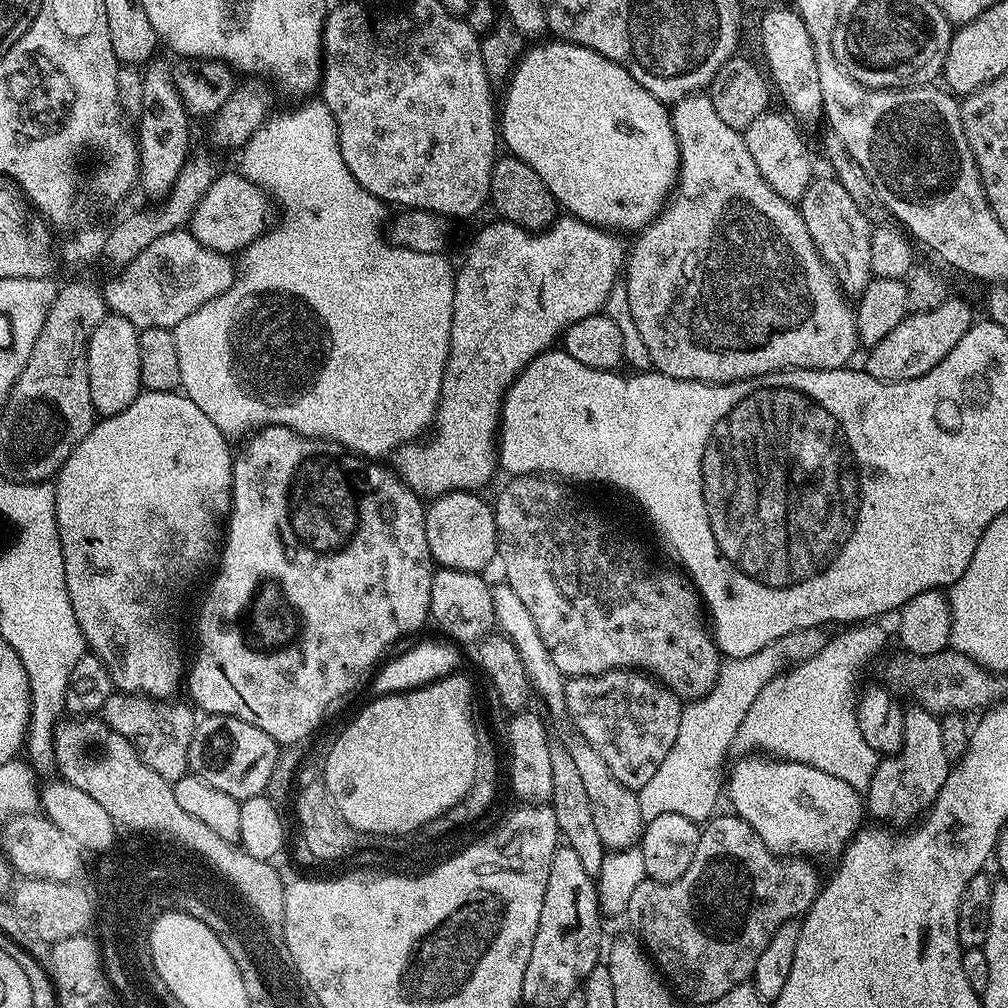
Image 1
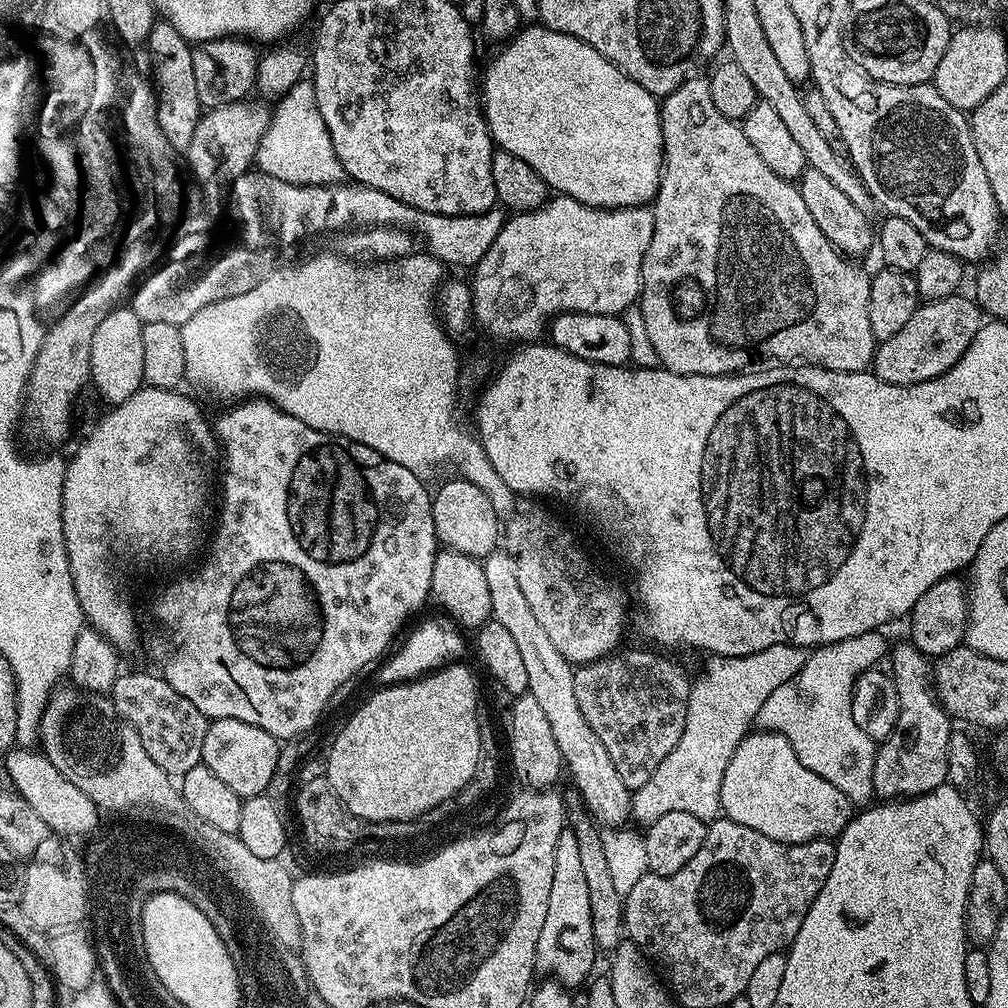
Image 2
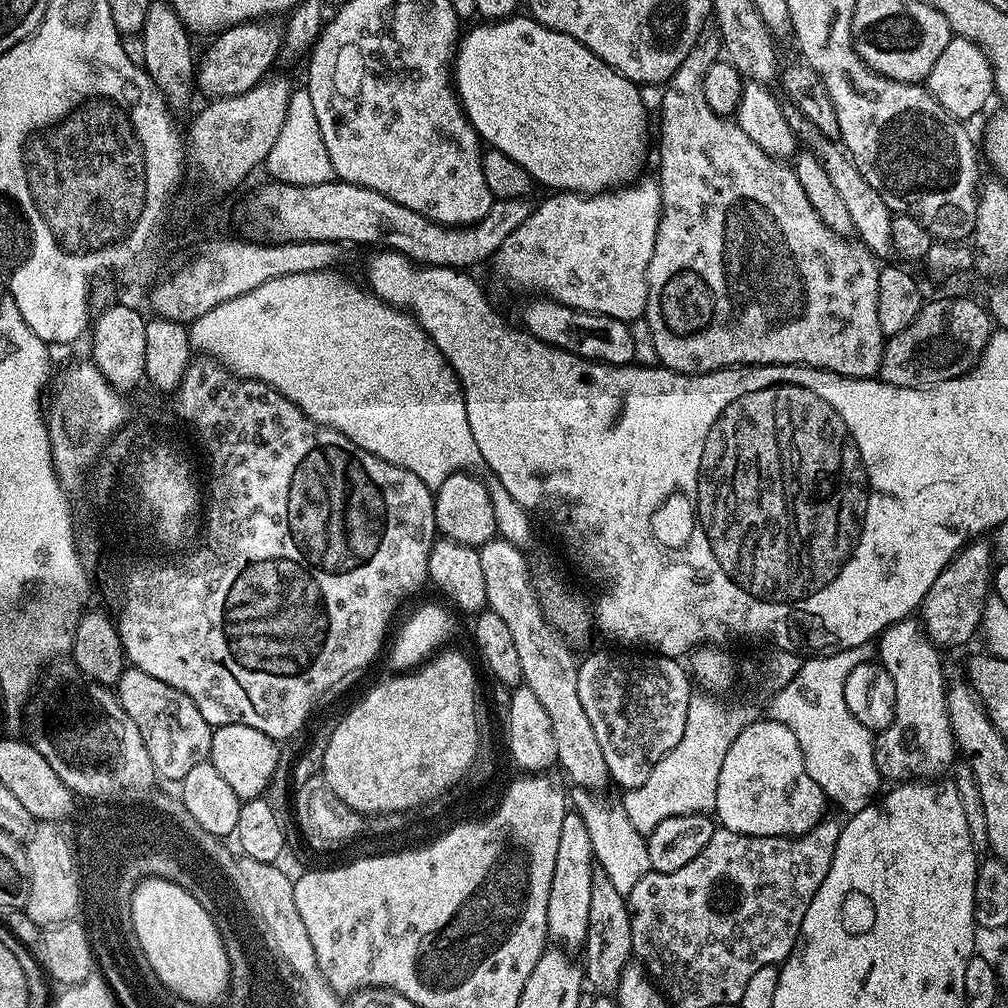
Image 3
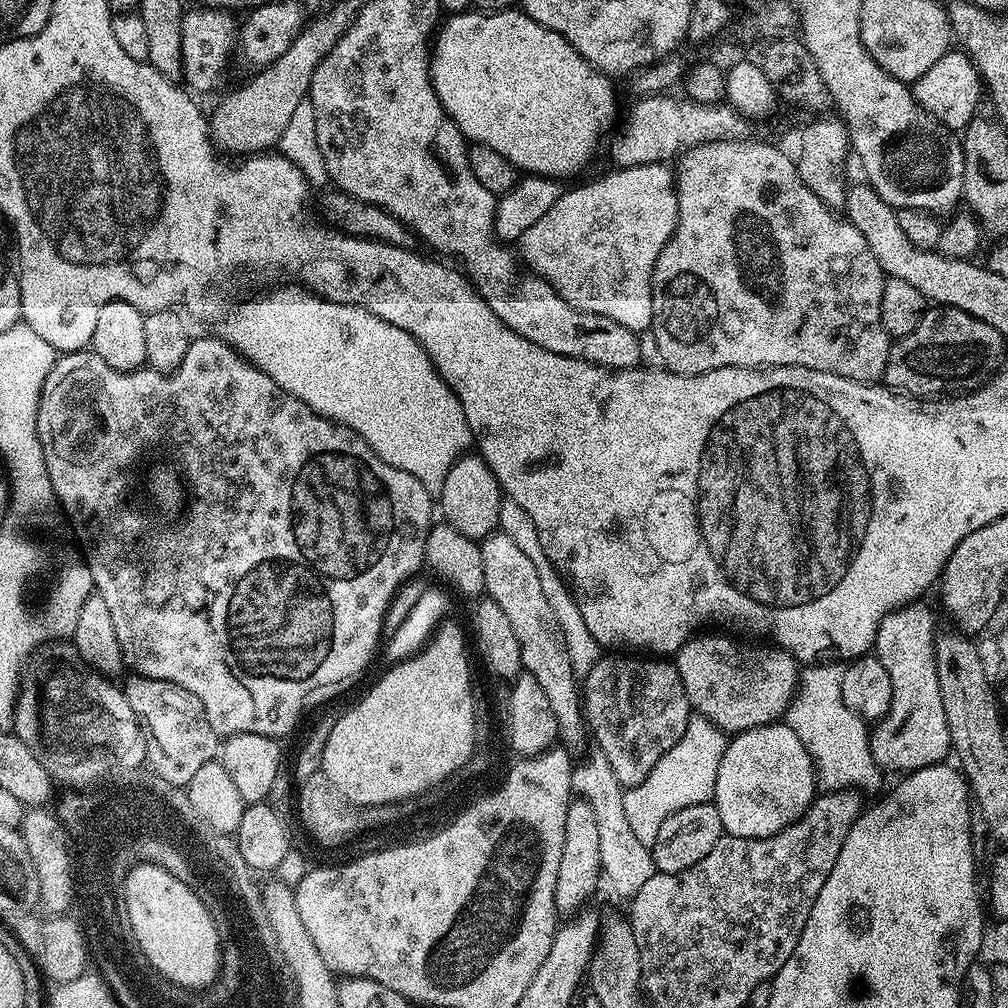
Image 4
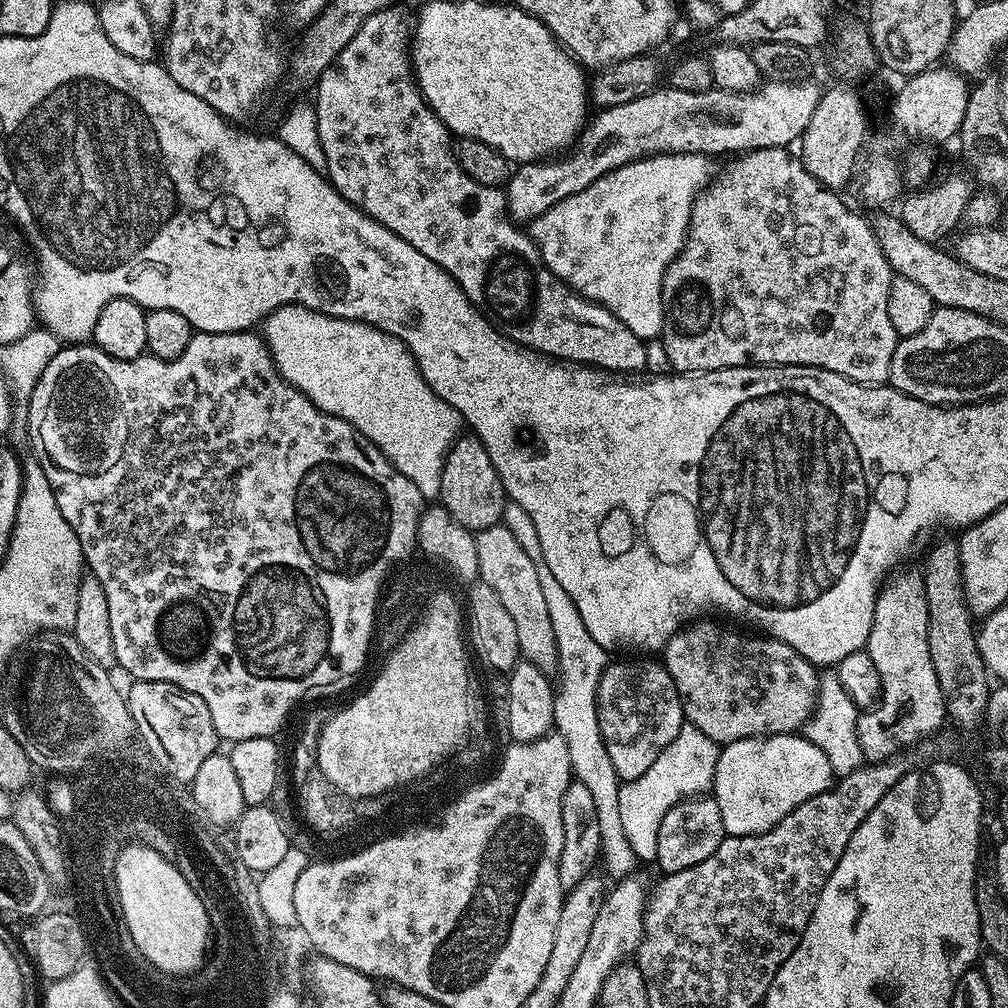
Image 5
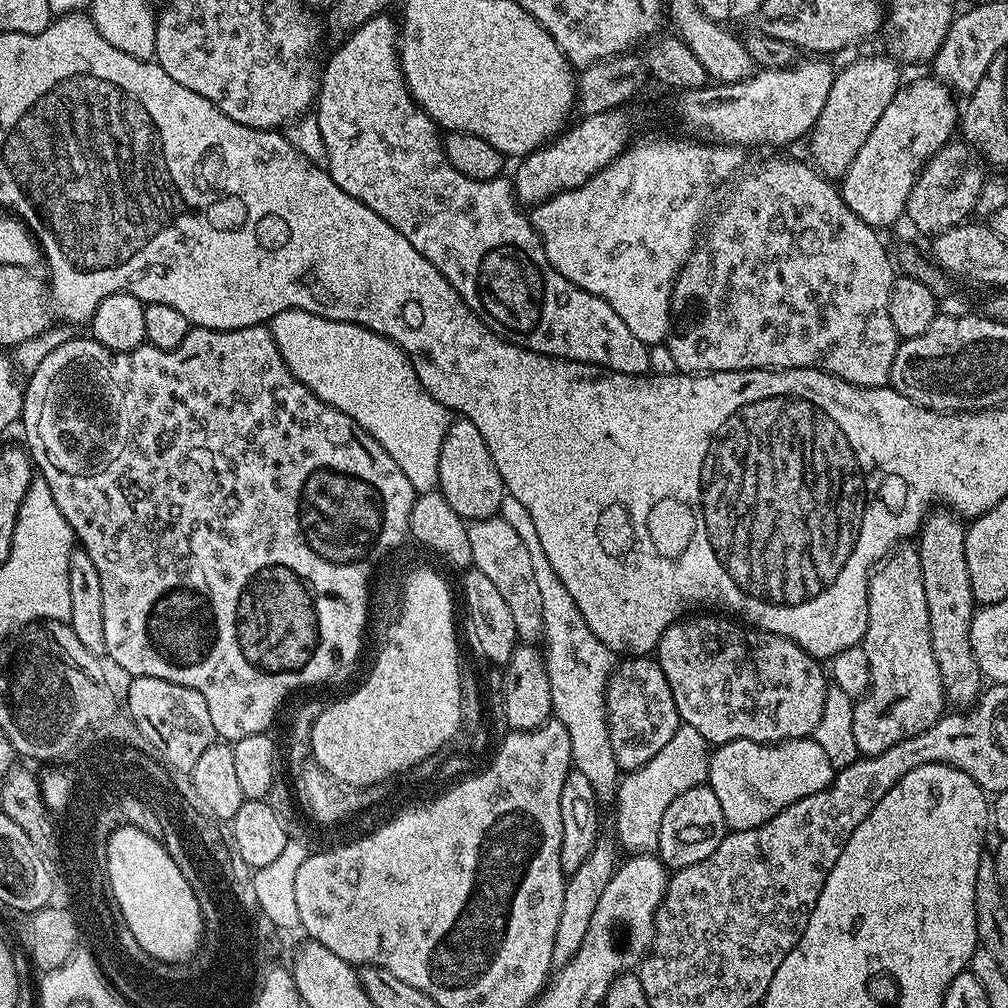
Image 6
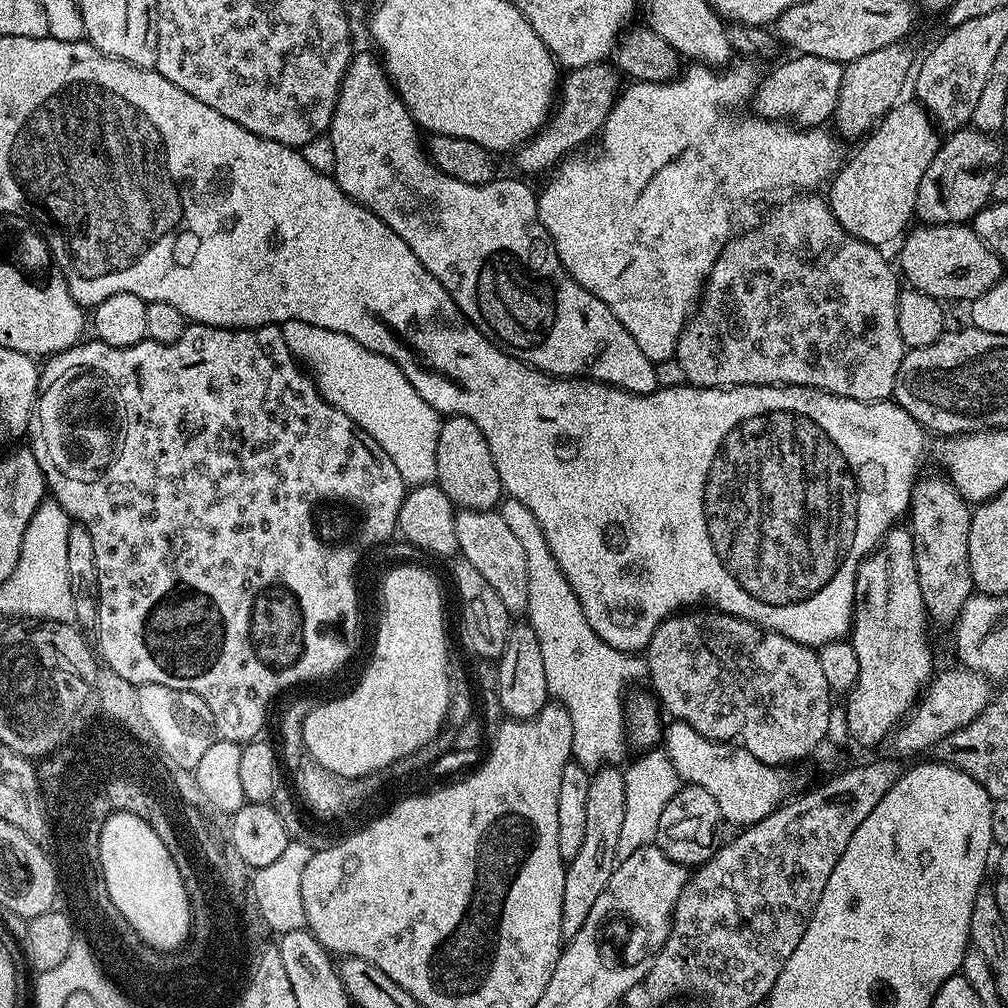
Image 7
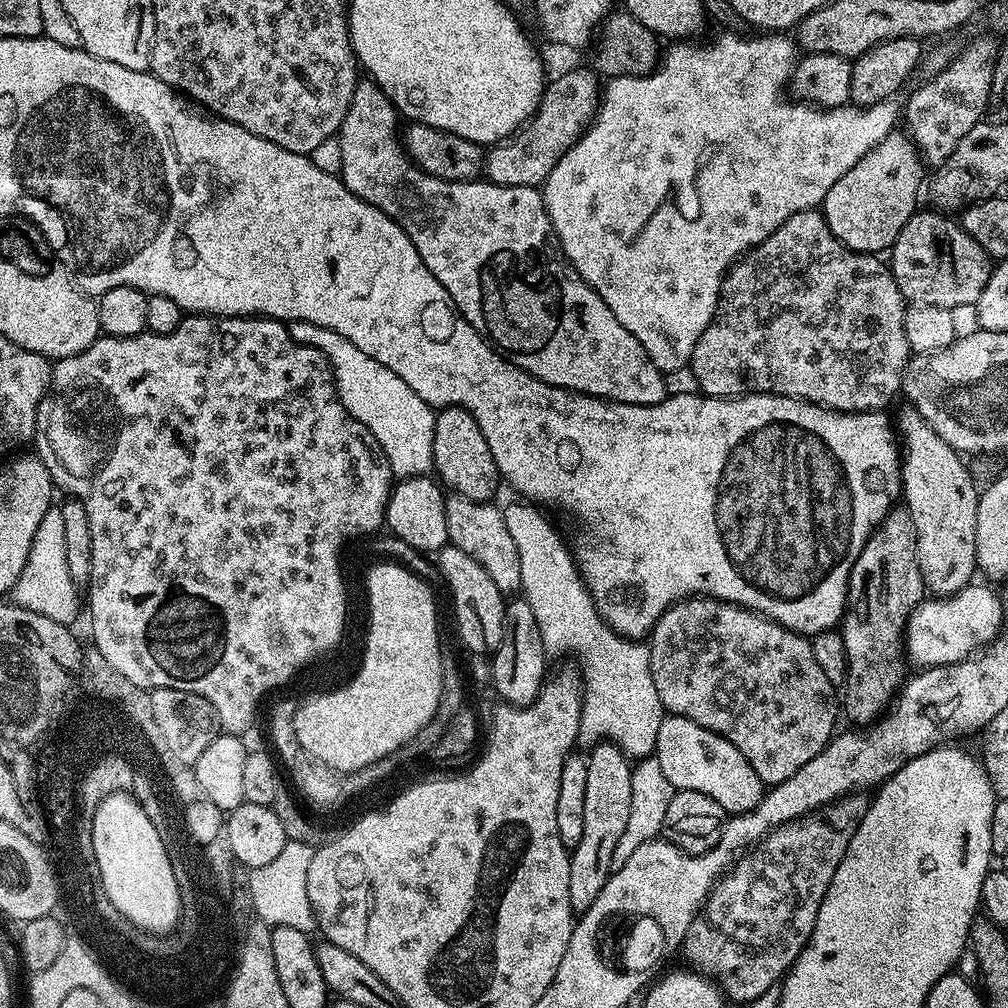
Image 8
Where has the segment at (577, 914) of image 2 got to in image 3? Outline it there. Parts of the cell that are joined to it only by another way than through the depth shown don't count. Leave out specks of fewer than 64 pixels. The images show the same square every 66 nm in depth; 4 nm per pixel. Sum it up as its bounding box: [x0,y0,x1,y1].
[546,810,594,950]

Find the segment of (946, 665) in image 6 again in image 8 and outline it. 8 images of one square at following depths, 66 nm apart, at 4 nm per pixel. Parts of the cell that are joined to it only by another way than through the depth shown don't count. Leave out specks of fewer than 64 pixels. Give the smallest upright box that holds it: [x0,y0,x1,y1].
[894,406,980,597]

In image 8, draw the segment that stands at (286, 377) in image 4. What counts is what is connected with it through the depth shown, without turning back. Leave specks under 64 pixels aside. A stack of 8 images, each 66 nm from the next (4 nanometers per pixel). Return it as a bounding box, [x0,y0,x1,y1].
[288,320,436,477]

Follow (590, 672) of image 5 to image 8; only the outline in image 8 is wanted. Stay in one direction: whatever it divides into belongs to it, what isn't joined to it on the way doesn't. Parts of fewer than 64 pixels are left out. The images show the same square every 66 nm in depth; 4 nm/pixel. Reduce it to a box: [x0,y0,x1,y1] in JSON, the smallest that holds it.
[503,502,665,758]

